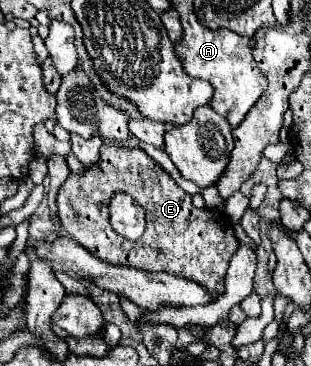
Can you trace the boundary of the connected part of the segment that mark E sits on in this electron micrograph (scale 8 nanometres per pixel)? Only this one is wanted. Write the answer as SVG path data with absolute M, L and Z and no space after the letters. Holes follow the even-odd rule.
M103 141L101 159L83 173L71 173L57 193L59 219L63 229L95 257L113 265L133 265L143 271L167 271L193 279L211 293L225 291L229 259L239 247L227 215L197 209L173 177L139 147L123 147L117 141ZM117 191L131 193L147 213L147 229L141 239L129 241L109 227L107 207Z

